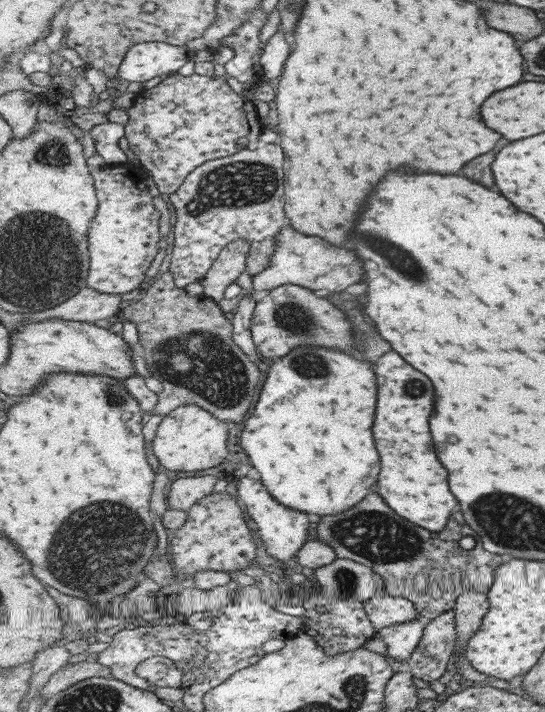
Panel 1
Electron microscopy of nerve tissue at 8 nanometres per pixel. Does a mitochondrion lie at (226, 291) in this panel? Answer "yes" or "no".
no

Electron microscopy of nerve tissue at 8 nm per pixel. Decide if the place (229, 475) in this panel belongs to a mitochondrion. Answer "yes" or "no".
no

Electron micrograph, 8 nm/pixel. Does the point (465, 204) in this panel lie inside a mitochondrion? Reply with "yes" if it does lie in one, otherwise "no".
no

